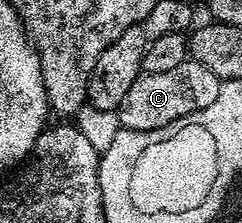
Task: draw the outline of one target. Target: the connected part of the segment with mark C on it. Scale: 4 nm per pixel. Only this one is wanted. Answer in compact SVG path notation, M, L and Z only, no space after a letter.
M185 60L178 68L169 69L168 72L141 73L138 75L136 84L132 84L132 88L128 88L128 96L124 96L124 100L118 105L116 113L119 127L153 135L157 132L156 130L162 130L165 126L173 127L191 116L201 114L204 108L208 108L208 104L212 104L212 100L216 100L221 87L222 82L216 75L213 75L203 64L193 60Z

